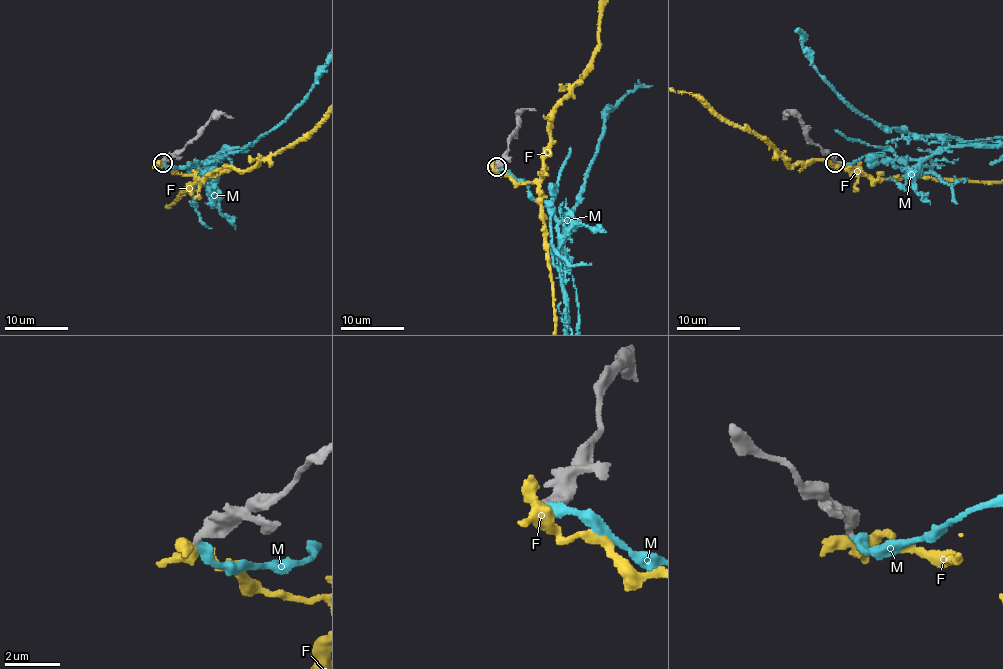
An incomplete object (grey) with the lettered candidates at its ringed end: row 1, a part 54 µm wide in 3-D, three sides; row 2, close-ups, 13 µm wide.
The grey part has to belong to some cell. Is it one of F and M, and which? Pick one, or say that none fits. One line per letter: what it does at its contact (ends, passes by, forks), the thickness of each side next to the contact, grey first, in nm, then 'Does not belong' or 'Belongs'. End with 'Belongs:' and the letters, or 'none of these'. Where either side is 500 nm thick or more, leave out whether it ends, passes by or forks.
F: It forks there. Thickness 320 nm (grey) against 400 nm. Does not belong
M: It ends there. Thickness 400 nm (grey) against 400 nm. Belongs
Belongs: M

